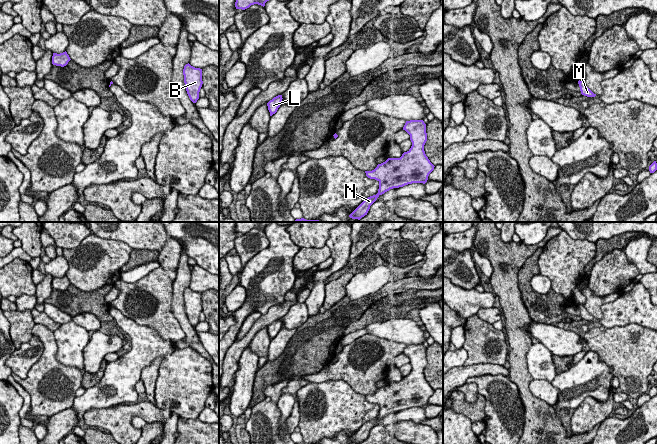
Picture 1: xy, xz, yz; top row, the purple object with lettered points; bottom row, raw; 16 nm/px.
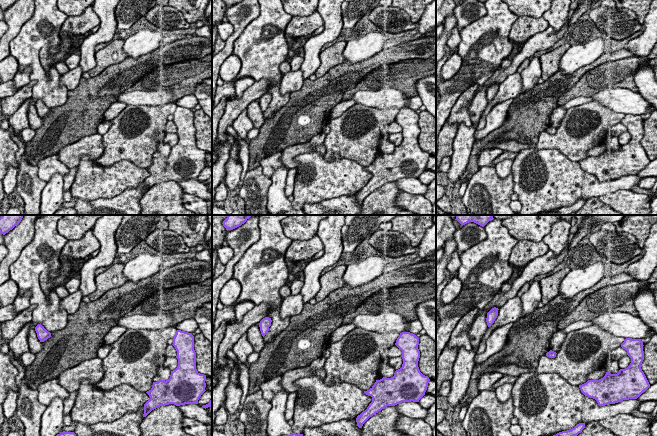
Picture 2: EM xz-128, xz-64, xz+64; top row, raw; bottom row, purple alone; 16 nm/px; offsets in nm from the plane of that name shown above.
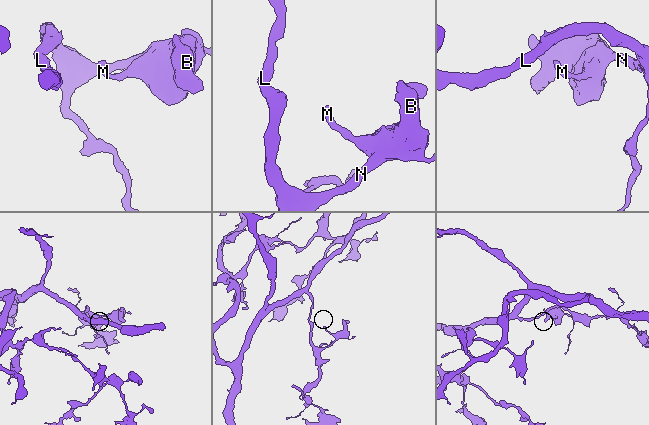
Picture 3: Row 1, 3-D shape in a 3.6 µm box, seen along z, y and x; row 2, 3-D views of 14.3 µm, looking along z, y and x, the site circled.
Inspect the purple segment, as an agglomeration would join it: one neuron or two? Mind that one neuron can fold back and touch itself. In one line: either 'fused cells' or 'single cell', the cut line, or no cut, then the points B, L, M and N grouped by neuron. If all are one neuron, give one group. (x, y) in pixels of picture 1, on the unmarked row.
single cell; no cut; B L M N

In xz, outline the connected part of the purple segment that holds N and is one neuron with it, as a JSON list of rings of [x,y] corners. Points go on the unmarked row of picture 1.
[[[423,344],[406,345],[403,354],[410,359],[411,372],[400,382],[388,382],[378,388],[372,395],[365,395],[366,400],[379,406],[376,419],[365,423],[350,439],[352,443],[360,444],[367,439],[370,430],[377,422],[393,412],[403,411],[412,407],[425,408],[429,398],[434,394],[424,375],[427,365],[426,348]]]

